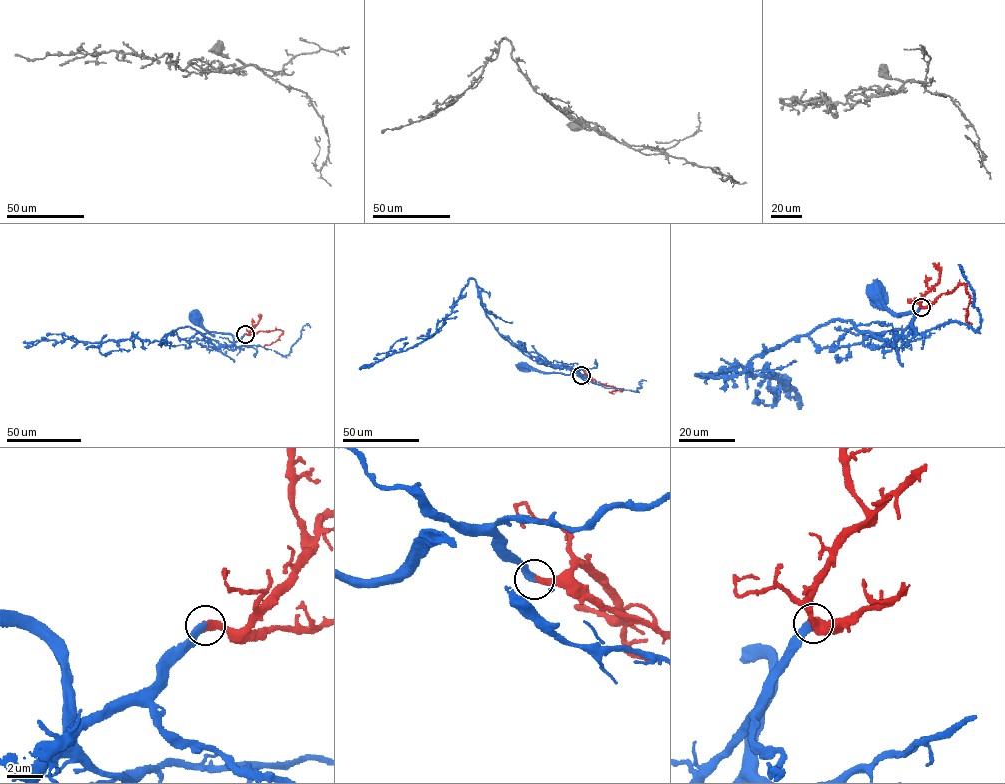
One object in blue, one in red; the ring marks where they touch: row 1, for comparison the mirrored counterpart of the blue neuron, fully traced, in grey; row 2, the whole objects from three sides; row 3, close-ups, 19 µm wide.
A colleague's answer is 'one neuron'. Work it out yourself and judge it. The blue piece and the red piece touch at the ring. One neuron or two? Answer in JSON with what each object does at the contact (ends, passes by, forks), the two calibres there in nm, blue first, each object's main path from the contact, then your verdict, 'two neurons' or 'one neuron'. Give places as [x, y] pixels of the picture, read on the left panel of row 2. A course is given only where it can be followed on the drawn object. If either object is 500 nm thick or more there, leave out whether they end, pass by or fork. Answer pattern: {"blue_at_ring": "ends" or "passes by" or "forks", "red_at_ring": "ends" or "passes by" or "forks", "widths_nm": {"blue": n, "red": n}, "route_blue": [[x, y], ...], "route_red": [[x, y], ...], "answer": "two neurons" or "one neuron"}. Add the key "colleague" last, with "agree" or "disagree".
{"blue_at_ring": "ends", "red_at_ring": "ends", "widths_nm": {"blue": 420, "red": 440}, "route_blue": [[245, 334], [229, 346], [233, 343], [231, 335], [207, 331], [195, 316]], "route_red": [[245, 334], [282, 330], [274, 342], [264, 346], [267, 350]], "answer": "one neuron", "colleague": "agree"}

